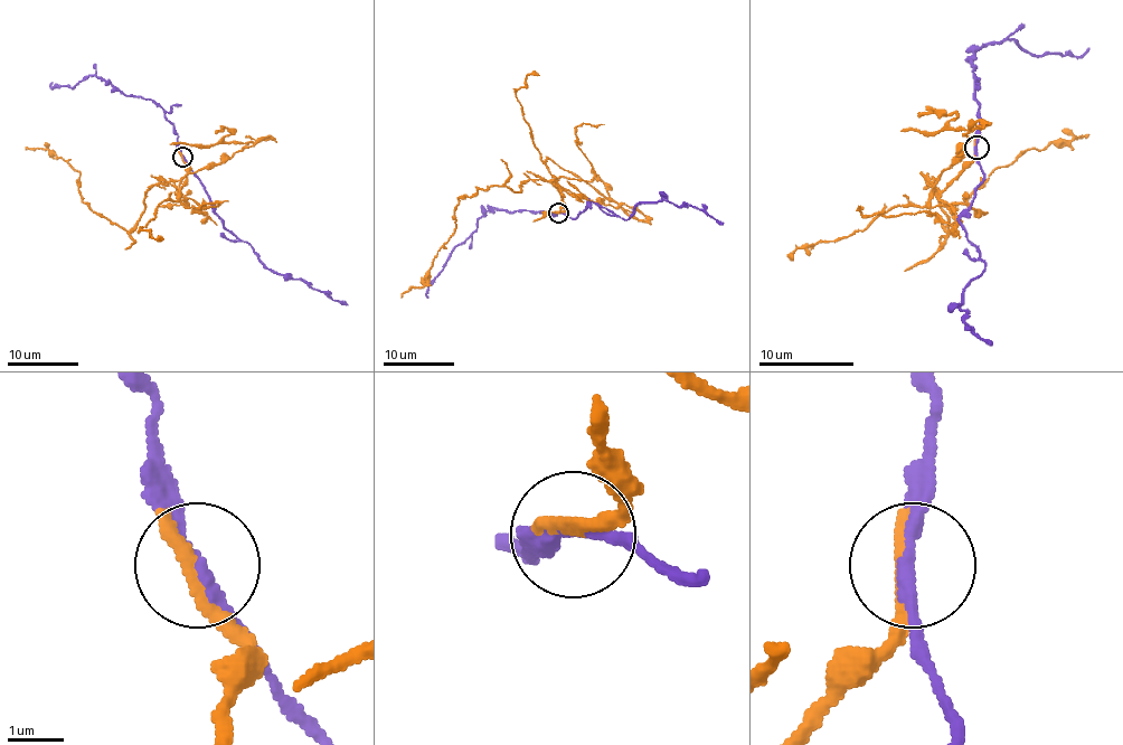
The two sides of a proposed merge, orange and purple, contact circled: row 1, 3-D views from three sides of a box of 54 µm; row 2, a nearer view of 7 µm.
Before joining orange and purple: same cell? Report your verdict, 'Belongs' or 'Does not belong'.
Does not belong

